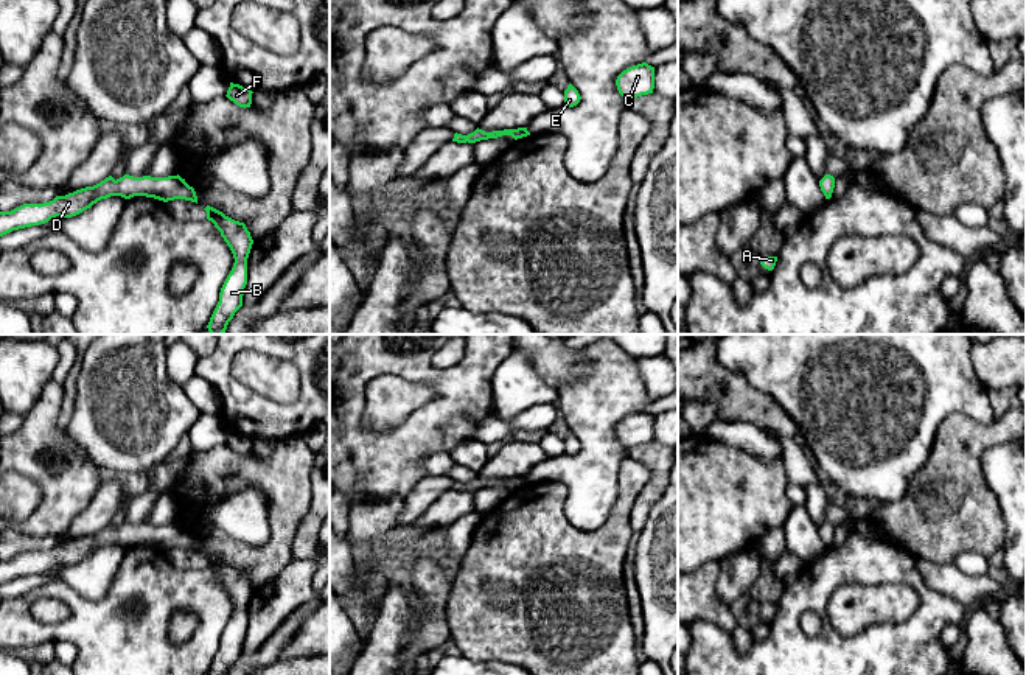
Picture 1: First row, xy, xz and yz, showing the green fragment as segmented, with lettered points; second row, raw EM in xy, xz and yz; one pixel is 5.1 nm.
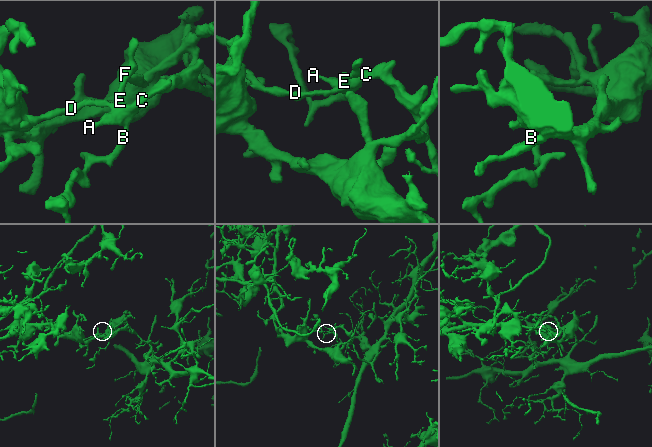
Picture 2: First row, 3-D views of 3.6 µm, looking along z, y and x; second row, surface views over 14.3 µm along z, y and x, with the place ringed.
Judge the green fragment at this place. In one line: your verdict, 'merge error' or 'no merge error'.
merge error

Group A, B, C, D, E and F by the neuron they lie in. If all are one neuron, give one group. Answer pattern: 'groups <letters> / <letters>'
groups A B C E / D F

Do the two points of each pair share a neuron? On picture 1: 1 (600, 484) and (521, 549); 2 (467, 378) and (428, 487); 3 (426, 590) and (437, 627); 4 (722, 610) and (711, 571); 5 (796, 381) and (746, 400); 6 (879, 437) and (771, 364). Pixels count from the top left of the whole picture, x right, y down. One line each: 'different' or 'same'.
1: different
2: different
3: same
4: same
5: different
6: same

